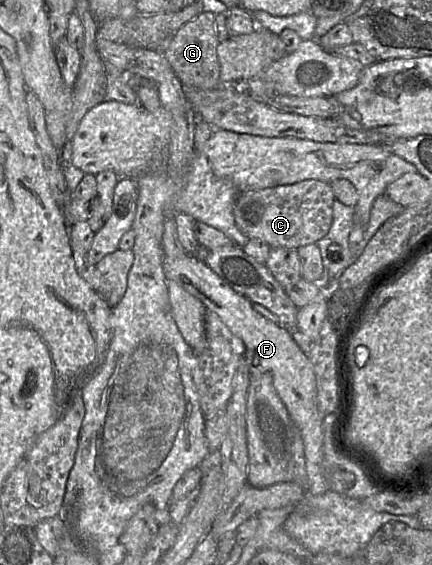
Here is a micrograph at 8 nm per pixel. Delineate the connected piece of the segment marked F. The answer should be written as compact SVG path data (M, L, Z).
M164 254L163 269L167 281L175 281L198 298L208 311L216 313L245 346L245 359L250 376L268 373L273 386L284 403L292 422L301 431L306 461L305 491L320 495L329 490L323 474L323 418L317 406L317 387L313 365L308 354L296 344L290 331L256 312L250 300L237 293L203 260L186 254L172 258Z

